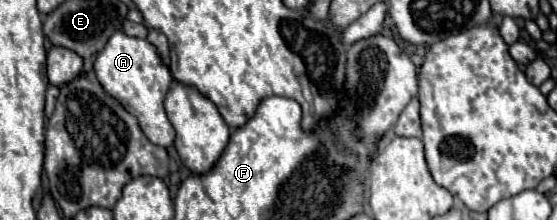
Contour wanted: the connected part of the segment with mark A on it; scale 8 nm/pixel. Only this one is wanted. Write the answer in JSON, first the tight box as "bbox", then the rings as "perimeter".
{"bbox":[94,32,176,148],"perimeter":[[[114,32],[106,48],[98,54],[94,62],[94,72],[102,88],[138,120],[144,136],[152,144],[158,144],[162,148],[170,148],[174,144],[176,132],[164,112],[164,96],[170,90],[172,74],[162,56],[158,56],[158,50],[148,40],[130,38],[124,32]]]}

